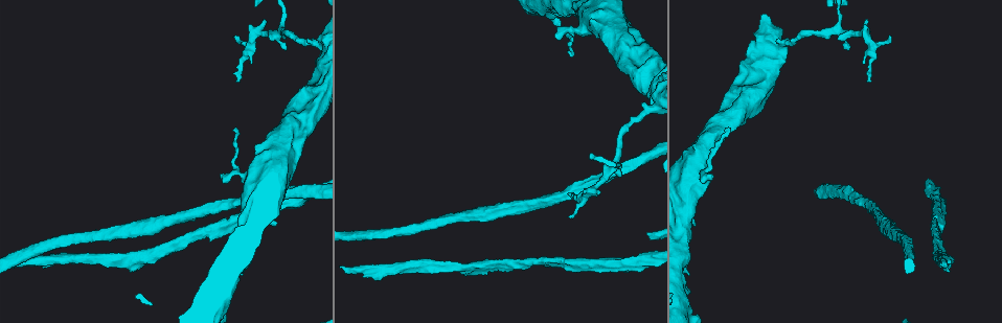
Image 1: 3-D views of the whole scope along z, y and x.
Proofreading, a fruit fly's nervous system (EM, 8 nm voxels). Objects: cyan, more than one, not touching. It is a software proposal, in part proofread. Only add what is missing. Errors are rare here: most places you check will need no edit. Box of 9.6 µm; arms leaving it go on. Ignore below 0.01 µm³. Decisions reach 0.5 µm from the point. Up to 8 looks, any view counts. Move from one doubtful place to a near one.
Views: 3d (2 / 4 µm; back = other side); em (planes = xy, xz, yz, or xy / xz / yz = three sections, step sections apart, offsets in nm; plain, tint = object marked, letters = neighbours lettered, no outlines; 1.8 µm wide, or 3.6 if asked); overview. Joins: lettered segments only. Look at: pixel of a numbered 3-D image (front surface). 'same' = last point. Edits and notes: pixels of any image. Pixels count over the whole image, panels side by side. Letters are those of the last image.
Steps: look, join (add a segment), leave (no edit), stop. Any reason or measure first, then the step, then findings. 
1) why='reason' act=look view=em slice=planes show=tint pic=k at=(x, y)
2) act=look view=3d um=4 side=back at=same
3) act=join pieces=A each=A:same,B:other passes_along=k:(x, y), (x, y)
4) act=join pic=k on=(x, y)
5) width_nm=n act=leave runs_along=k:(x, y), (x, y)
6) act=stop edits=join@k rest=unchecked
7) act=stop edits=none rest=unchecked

why='sudden change in width' act=look view=3d um=4 side=back pic=1 at=(684, 312)

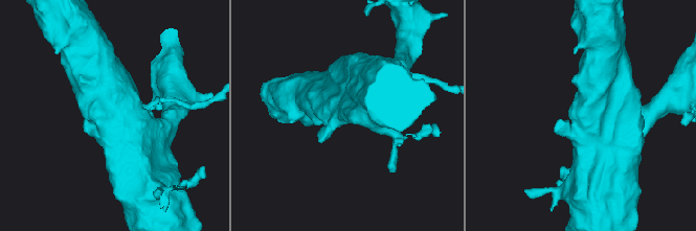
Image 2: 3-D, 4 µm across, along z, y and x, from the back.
act=look view=em um=3.6 slice=planes show=letters pic=2 at=(98, 115)

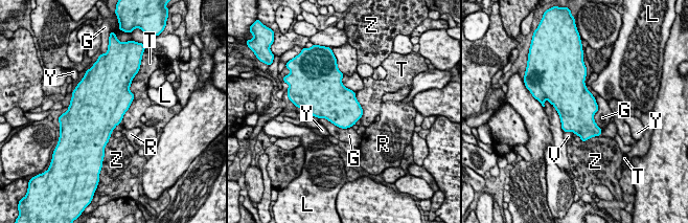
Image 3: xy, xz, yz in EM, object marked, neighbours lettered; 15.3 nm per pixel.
act=leave each=G:other,L:other,R:other,T:other,V:other,Y:other,Z:other found='no lettered segment goes on from it'

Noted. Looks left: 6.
why='thick end' act=look view=em slice=xz step=4 show=letters pic=1 at=(274, 225)

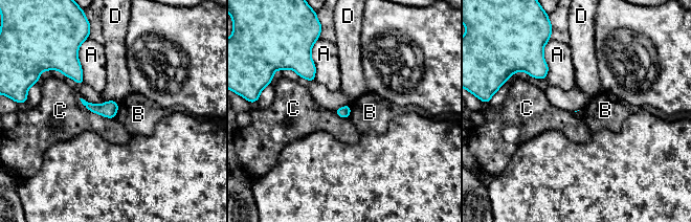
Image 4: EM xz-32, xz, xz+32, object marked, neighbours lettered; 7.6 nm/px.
why='another direction' act=look view=em slice=planes show=letters at=same

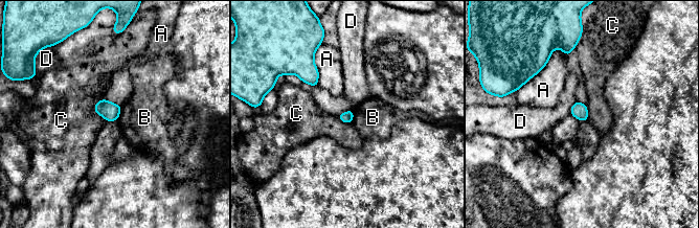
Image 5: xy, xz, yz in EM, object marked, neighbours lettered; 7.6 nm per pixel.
act=leave each=A:other,B:other,C:other,D:other found='no lettered segment goes on from it'

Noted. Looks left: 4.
why='an open end' act=look view=em slice=planes show=letters pic=1 at=(559, 38)

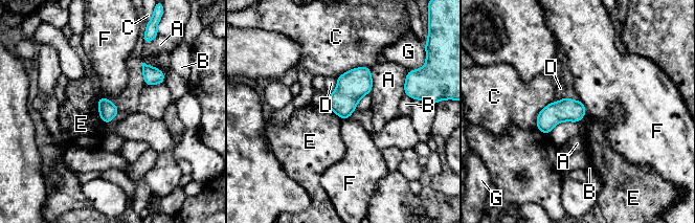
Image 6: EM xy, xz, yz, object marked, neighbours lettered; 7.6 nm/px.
longest_contact=C:280nm act=leave each=A:other,B:other,C:other,D:other,E:other,F:other,G:other border=6:(97, 98), (98, 115), (106, 123) found='no lettered segment goes on from it'

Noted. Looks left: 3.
why='tapers out' act=look view=3d um=2 side=back pic=1 at=(868, 82)

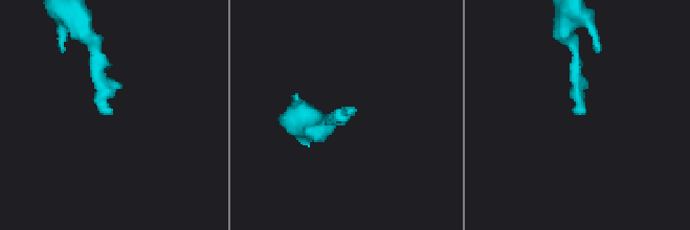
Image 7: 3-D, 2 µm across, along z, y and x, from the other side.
why='shape alone is not enough' act=look view=em slice=planes show=letters pic=7 at=(106, 113)

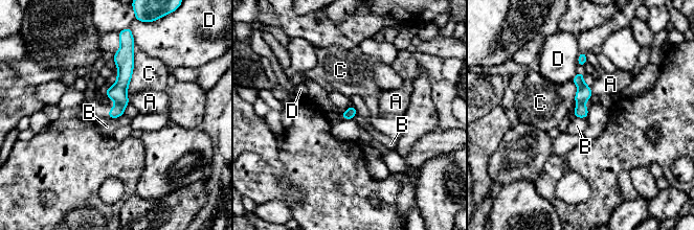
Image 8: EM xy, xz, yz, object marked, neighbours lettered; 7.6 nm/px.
width_nm=90 act=leave each=A:other,B:other,C:other,D:other border=8:(122, 113), (117, 117), (108, 118) found='none of them fits'

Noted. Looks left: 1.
act=stop edits=none rest=unchecked

